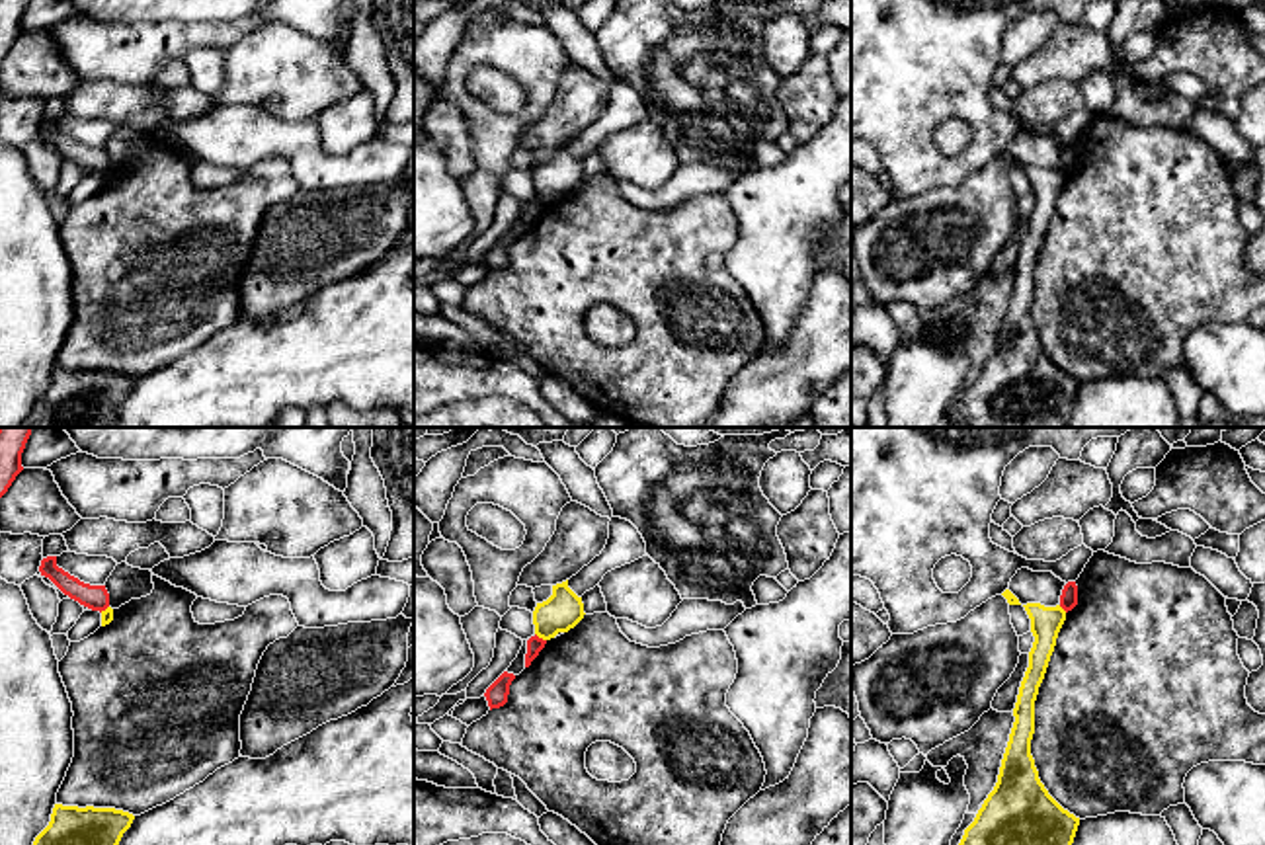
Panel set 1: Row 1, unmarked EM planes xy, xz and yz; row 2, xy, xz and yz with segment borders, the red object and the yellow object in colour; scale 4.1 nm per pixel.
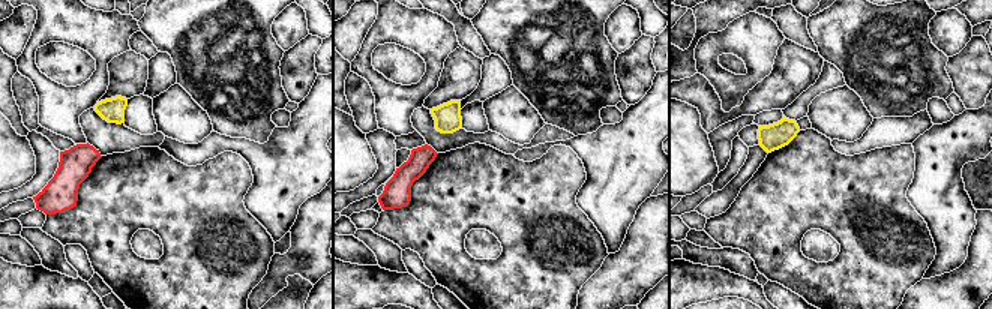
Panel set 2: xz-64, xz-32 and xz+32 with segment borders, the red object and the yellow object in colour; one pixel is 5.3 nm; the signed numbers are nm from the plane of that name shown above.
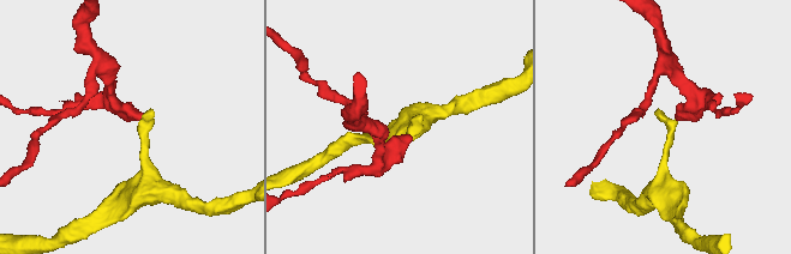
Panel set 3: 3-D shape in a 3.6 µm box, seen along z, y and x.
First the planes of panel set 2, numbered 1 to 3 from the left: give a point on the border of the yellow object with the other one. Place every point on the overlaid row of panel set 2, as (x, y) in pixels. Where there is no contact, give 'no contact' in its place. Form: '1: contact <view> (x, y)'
1: no contact
2: no contact
3: no contact

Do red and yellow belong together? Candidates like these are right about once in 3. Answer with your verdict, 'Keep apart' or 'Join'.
Keep apart

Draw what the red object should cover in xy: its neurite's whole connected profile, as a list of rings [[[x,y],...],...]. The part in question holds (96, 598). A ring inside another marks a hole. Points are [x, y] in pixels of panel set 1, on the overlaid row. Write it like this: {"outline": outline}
{"outline": [[[57,556],[43,558],[39,572],[41,576],[49,578],[64,595],[92,611],[102,613],[109,607],[109,593],[105,585],[90,585],[80,582],[57,566]]]}

